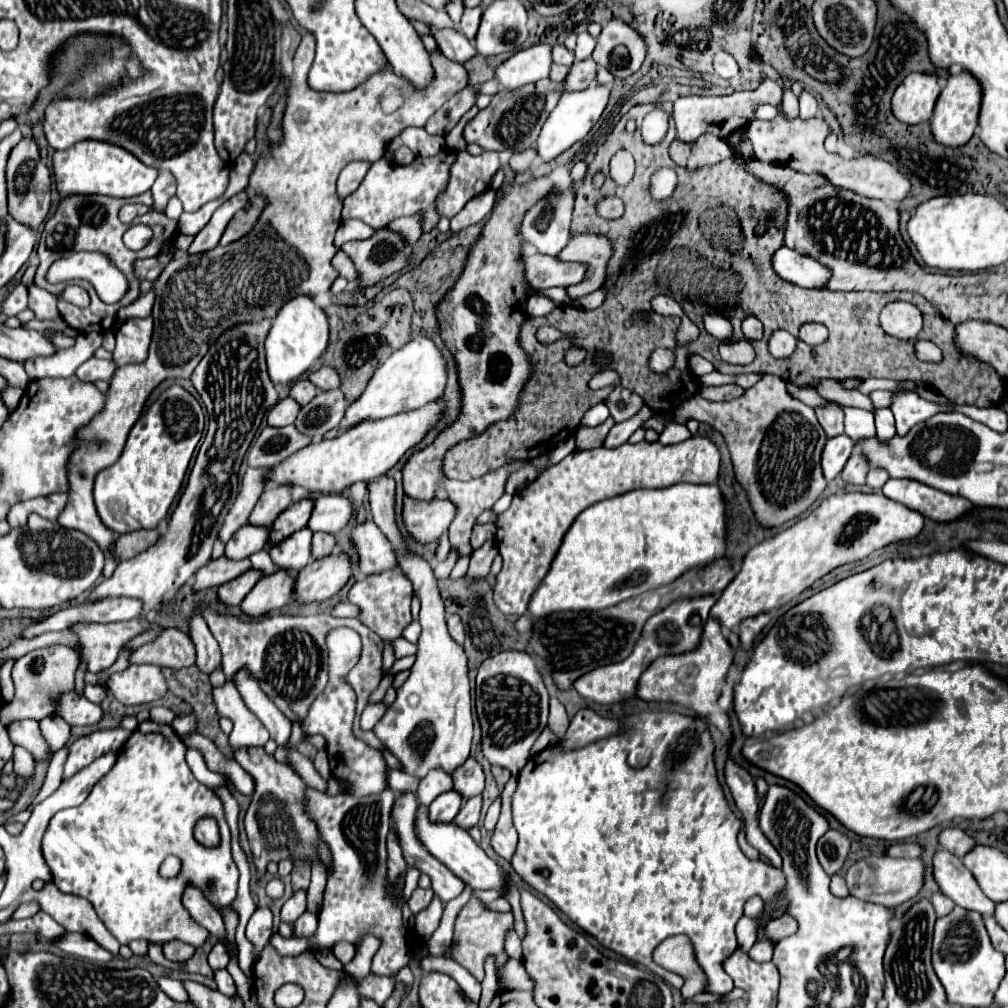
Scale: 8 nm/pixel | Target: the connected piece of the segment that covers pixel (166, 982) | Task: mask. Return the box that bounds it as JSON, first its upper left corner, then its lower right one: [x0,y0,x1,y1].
[157,976,189,1002]

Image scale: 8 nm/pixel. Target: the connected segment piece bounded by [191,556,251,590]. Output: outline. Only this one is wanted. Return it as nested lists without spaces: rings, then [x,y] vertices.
[[[227,556],[211,558],[203,568],[199,568],[199,572],[195,572],[195,582],[191,588],[203,590],[211,586],[221,586],[249,568],[251,568],[251,562],[247,558],[245,560],[229,560]]]

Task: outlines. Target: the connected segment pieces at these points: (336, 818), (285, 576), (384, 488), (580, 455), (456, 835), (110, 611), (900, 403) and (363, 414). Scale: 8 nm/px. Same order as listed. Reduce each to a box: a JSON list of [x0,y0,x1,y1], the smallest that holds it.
[[269,786,411,976],[241,568,297,616],[369,476,473,778],[493,436,721,616],[415,804,507,892],[21,598,141,638],[889,390,952,434],[325,336,449,438]]

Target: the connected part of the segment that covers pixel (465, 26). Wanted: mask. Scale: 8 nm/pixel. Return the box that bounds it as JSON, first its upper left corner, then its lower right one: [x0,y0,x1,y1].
[459,6,483,40]

